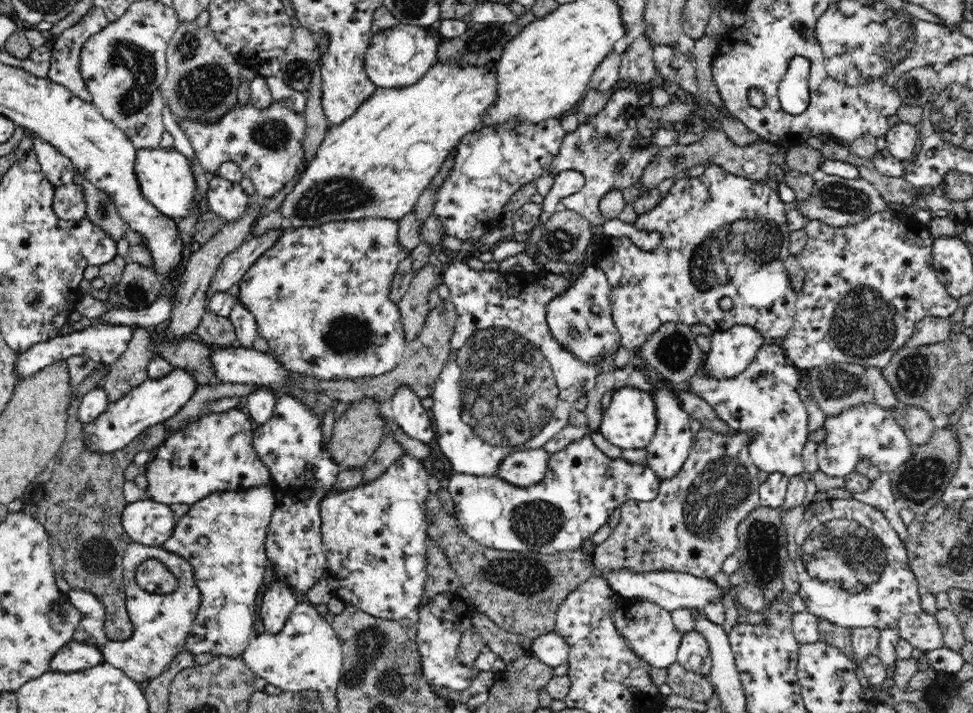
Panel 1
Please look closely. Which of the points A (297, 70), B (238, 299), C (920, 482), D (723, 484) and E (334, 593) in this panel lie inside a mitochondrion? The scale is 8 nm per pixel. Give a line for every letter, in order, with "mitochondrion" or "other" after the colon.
A: mitochondrion
B: other
C: mitochondrion
D: mitochondrion
E: other

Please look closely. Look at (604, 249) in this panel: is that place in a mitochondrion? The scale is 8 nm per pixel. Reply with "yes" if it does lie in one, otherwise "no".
no

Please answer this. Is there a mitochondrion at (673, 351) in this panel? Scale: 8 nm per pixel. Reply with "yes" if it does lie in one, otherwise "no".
yes

